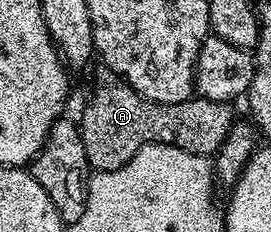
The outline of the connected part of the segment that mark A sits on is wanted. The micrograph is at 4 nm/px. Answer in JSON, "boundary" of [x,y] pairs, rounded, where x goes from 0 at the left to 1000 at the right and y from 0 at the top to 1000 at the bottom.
{"boundary":[[[362,284],[343,310],[343,366],[328,379],[328,435],[292,496],[292,547],[306,595],[306,647],[321,647],[321,698],[343,741],[406,741],[439,733],[528,629],[546,621],[613,621],[661,647],[690,647],[690,664],[782,677],[823,629],[852,543],[867,526],[856,444],[823,431],[745,431],[701,422],[642,448],[590,448],[568,431],[528,422],[454,336],[439,336],[395,289]]]}

